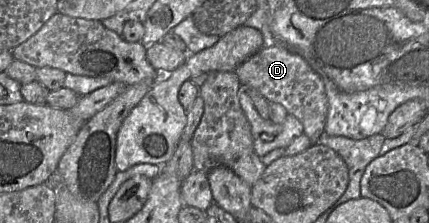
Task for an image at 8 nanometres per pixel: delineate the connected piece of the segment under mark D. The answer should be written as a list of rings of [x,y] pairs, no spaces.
[[[281,43],[265,44],[234,72],[242,87],[254,88],[269,102],[281,104],[302,123],[312,145],[318,143],[328,112],[327,97],[322,78],[301,55]]]

